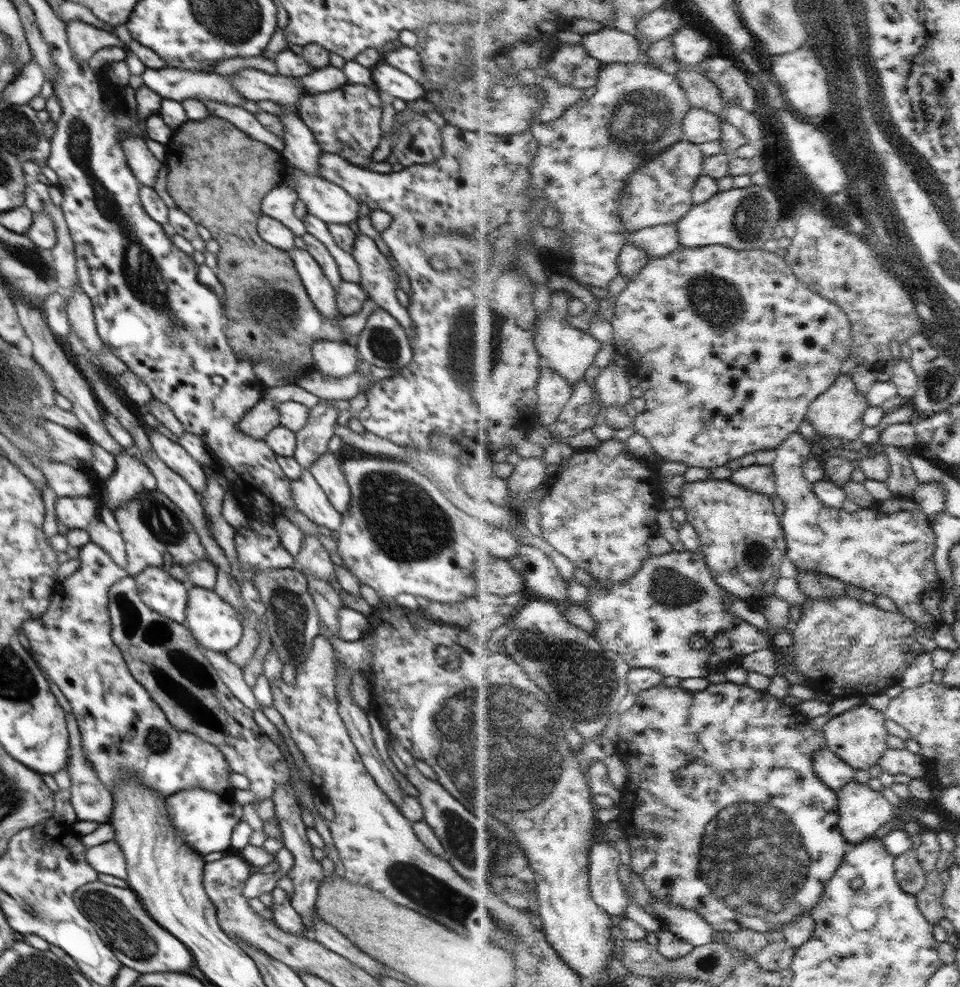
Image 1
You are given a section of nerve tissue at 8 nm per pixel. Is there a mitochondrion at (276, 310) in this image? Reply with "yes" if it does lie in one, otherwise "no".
yes

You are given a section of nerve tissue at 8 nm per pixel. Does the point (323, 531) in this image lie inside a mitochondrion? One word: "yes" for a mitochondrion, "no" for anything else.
no

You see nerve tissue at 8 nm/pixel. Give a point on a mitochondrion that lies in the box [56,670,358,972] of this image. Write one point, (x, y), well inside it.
(120, 929)

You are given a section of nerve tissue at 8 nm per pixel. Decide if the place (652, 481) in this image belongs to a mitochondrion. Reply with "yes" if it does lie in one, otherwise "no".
no

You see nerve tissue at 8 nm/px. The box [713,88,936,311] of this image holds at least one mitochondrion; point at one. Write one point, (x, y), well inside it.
(749, 222)

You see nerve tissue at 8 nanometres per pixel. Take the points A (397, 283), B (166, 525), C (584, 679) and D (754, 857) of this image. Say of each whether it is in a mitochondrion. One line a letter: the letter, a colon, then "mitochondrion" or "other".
A: other
B: mitochondrion
C: mitochondrion
D: mitochondrion

